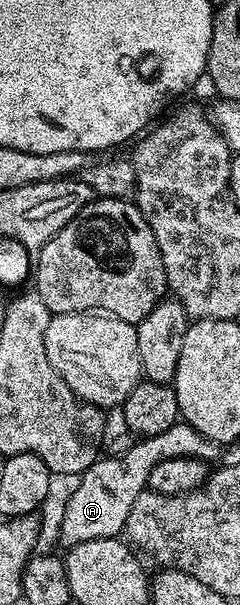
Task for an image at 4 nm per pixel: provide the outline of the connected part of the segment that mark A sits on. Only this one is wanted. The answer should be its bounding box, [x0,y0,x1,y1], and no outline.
[59,420,220,548]

